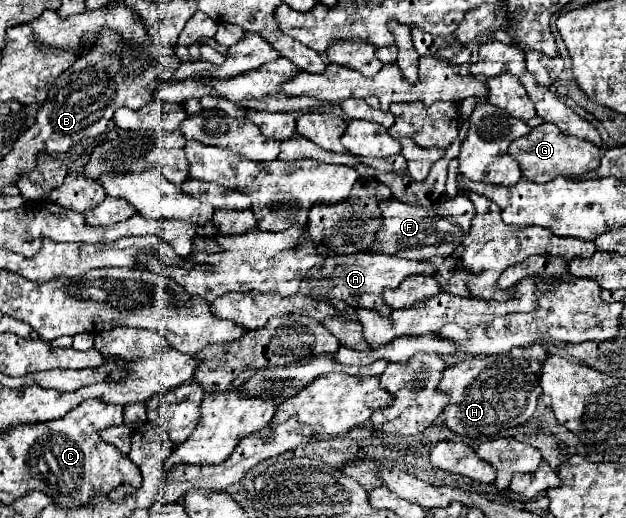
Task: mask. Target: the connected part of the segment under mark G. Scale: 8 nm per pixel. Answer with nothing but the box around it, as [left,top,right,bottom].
[509,123,601,183]

